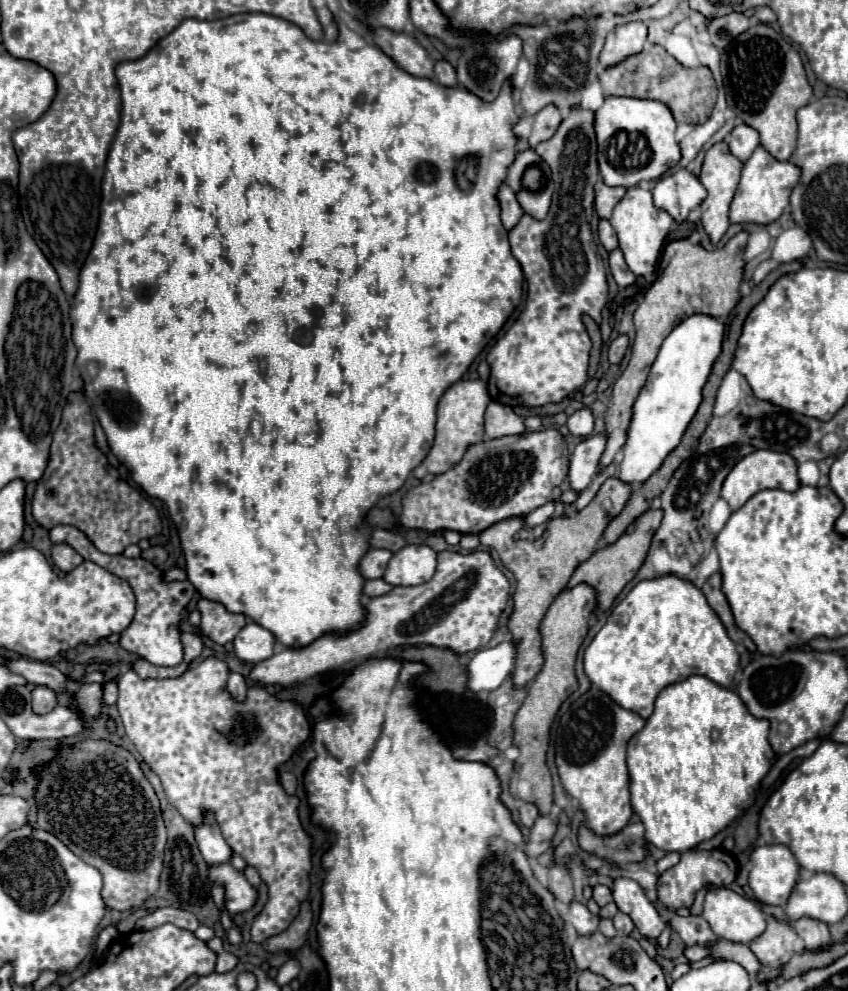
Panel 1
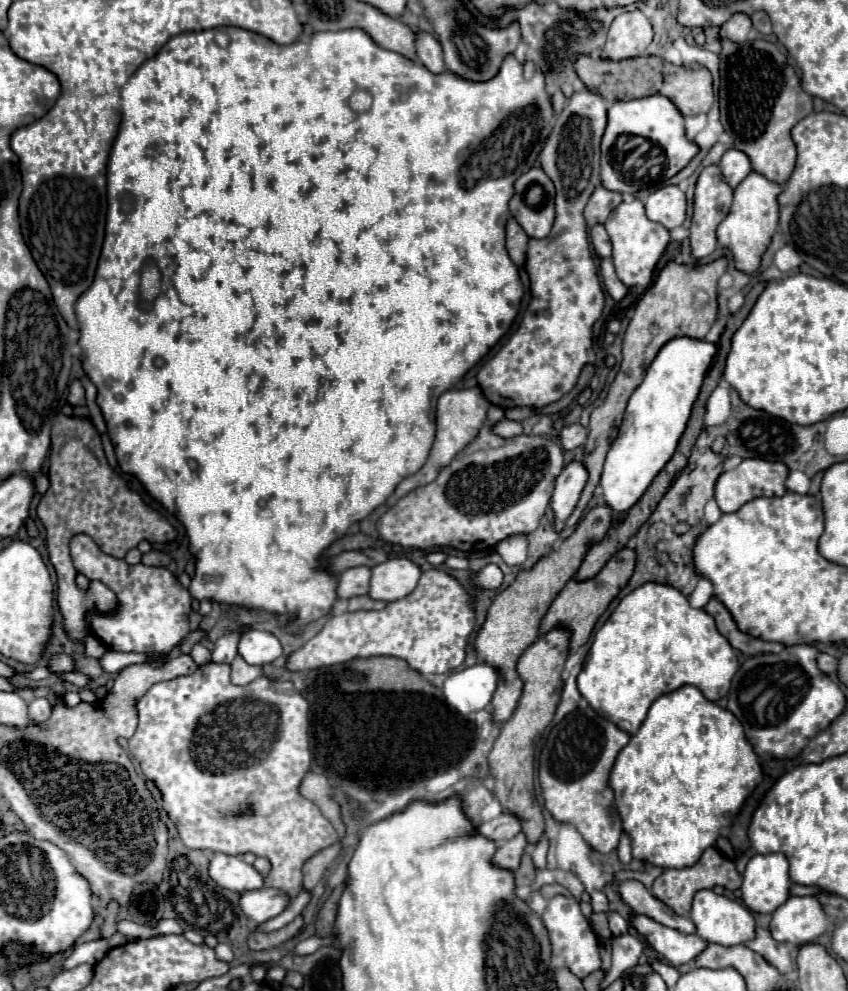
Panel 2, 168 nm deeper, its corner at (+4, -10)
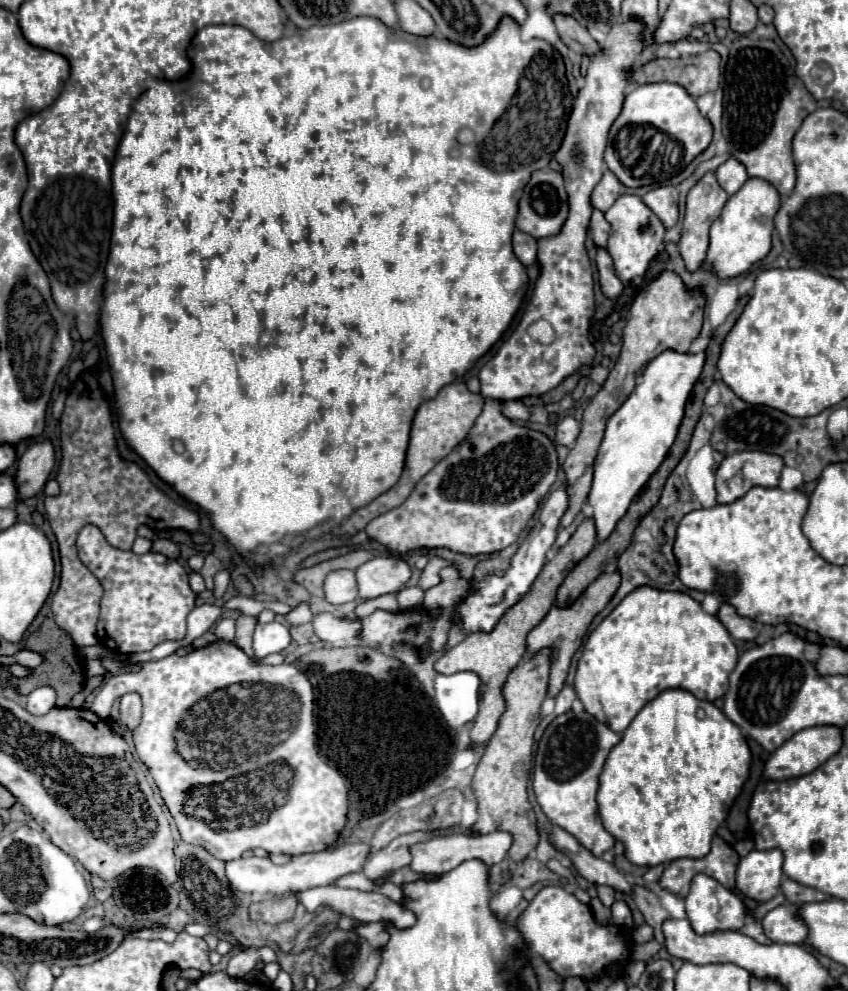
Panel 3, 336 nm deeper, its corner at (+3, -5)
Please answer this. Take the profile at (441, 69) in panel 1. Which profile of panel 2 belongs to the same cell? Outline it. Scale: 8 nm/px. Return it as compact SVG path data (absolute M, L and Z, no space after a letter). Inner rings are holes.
M416 32L416 58L430 68L430 72L444 72L444 58L442 58L442 46L438 40L428 32Z

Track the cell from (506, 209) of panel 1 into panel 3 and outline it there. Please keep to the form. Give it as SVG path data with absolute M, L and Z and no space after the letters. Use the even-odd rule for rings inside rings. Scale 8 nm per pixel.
M515 229L513 233L513 253L523 265L531 265L537 257L537 239Z

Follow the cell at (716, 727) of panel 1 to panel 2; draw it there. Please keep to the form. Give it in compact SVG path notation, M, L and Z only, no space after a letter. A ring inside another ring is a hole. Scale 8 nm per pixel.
M682 686L680 690L664 694L658 700L652 702L652 706L650 706L650 710L646 714L646 720L642 722L638 732L630 736L630 742L620 750L620 754L618 754L616 762L614 762L614 768L610 772L608 786L614 792L614 802L616 802L620 818L622 818L622 828L632 840L632 856L638 858L638 860L650 862L654 866L660 866L660 868L686 868L686 866L694 866L698 862L698 858L702 856L702 852L716 842L716 838L720 834L720 828L724 828L724 826L728 826L732 822L732 818L736 816L736 812L740 810L740 806L748 798L748 794L756 788L760 778L762 778L762 768L758 764L758 758L756 758L750 742L746 740L746 736L742 736L742 724L738 724L738 720L734 720L734 716L730 716L730 710L724 710L718 704L706 700L698 692L698 688Z

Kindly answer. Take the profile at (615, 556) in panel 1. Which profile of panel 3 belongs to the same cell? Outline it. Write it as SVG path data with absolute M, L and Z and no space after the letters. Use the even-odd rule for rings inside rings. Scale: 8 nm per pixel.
M613 569L613 571L607 571L607 573L601 573L599 579L595 579L579 599L575 599L569 607L559 607L559 605L553 605L551 611L545 615L545 619L529 633L527 637L527 649L529 651L539 651L543 647L551 647L555 649L553 651L553 657L551 657L551 675L549 675L549 697L555 697L563 683L565 683L565 677L569 673L569 665L571 665L571 659L575 655L575 651L581 647L583 643L583 637L587 635L587 629L593 621L593 617L605 609L605 605L611 601L611 597L615 595L615 591L619 589L619 583L621 583L621 573L619 569Z

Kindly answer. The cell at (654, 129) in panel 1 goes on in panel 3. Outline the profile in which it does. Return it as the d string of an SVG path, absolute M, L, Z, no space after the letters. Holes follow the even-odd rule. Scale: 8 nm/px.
M647 83L627 93L623 101L623 109L619 117L615 119L609 135L611 139L619 139L617 135L633 137L635 133L639 133L639 127L645 129L645 139L641 143L643 153L637 165L627 167L625 161L631 161L631 159L621 159L613 143L609 143L605 151L607 167L615 173L615 177L625 187L657 185L657 183L663 183L663 179L671 179L673 175L681 173L701 151L707 149L713 135L711 123L705 117L701 117L695 105L695 99L689 97L681 85L675 85L675 83Z

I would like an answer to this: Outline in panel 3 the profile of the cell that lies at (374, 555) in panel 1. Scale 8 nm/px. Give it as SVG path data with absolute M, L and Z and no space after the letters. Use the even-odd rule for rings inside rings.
M339 569L339 571L329 573L325 577L323 589L325 589L325 599L333 605L349 603L359 597L357 583L355 583L355 571L351 569Z

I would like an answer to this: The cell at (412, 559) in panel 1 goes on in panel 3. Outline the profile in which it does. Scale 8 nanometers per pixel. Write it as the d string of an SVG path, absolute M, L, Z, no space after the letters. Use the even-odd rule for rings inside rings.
M373 557L357 571L361 599L373 599L385 593L399 593L411 579L411 567L401 557Z

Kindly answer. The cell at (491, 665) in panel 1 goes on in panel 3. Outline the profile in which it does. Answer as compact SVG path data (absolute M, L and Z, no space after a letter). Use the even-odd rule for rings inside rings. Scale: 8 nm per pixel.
M459 671L453 675L437 675L435 705L451 727L461 727L475 719L479 711L481 679L475 671Z

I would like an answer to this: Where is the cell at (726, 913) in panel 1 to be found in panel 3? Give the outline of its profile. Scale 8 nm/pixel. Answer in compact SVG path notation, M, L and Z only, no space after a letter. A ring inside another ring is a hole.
M695 875L691 881L689 895L685 897L685 909L687 909L687 919L691 921L691 927L699 931L699 935L715 933L715 931L739 931L745 923L745 905L743 901L733 895L729 889L725 889L721 883L707 875Z

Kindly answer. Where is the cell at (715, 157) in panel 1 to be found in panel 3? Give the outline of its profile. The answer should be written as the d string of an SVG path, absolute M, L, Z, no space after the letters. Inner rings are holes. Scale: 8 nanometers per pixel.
M713 171L705 173L695 183L695 187L689 191L687 211L685 211L685 219L683 219L683 233L681 233L681 239L679 239L679 251L681 251L681 257L687 265L687 271L695 271L703 263L707 249L709 249L709 227L719 217L727 199L729 199L729 195L723 191L723 187L719 187Z

